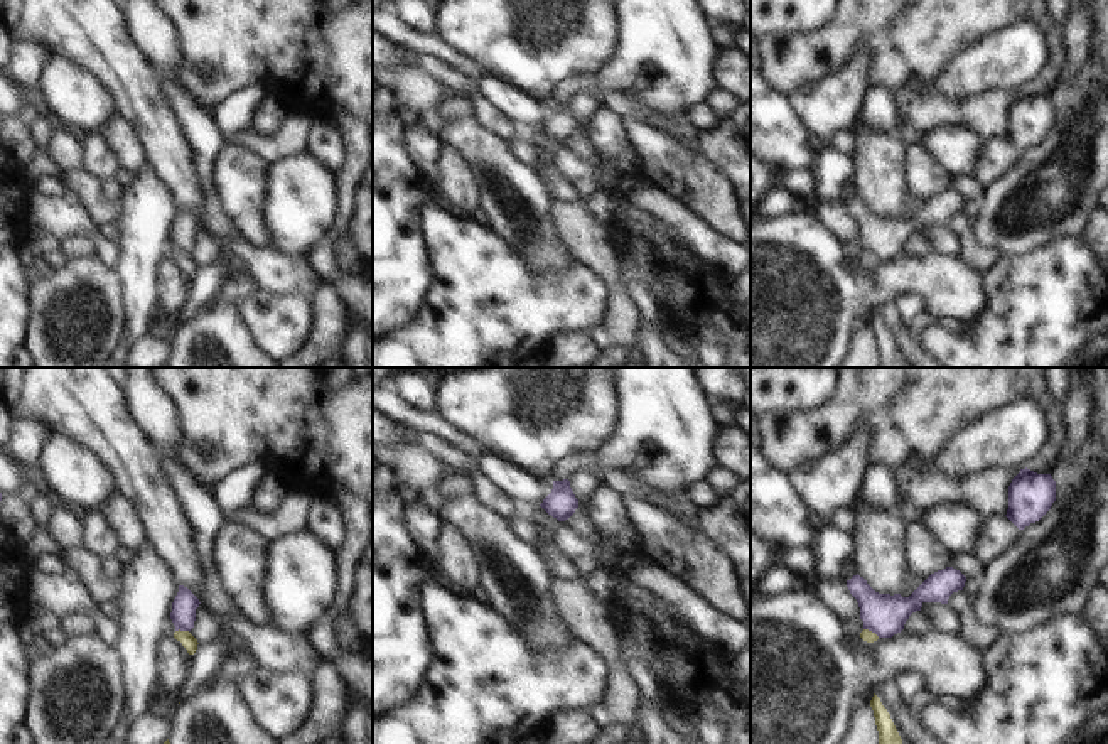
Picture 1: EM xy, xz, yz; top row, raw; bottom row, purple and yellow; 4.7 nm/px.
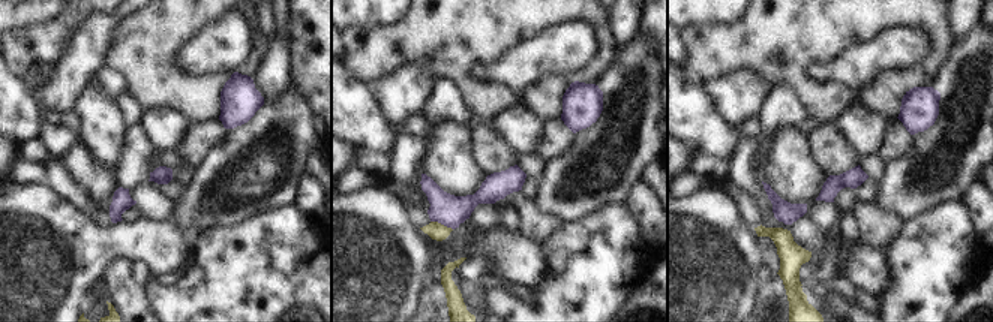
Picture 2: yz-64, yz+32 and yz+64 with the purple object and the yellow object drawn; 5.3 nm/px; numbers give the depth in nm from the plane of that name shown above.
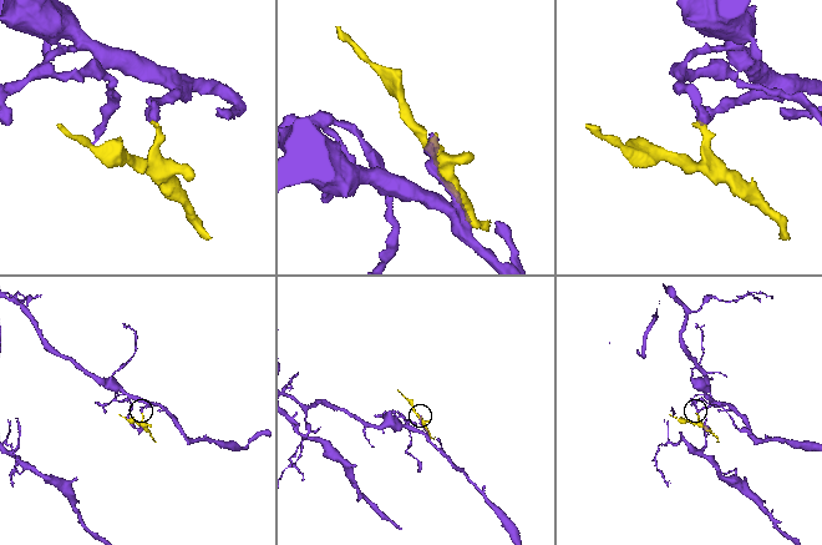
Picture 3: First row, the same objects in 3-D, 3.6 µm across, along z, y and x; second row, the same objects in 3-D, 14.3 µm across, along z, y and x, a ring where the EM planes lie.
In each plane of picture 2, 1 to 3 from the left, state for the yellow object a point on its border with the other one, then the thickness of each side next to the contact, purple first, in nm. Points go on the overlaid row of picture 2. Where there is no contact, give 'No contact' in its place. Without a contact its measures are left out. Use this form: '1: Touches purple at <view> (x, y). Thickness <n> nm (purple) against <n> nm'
1: No contact
2: Touches purple at yz+32 (441, 223). Thickness 170 nm (purple) against 90 nm
3: No contact

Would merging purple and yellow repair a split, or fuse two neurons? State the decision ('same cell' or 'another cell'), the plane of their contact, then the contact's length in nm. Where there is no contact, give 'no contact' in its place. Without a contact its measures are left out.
another cell | yz | 90 nm

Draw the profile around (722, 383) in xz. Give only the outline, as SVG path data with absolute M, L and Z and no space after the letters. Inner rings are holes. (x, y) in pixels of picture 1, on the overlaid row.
M695 368L695 376L712 400L740 403L745 395L744 380L737 368Z

